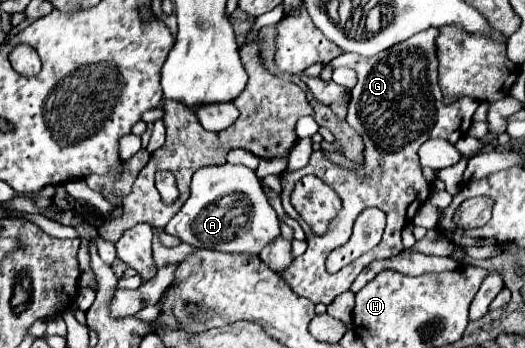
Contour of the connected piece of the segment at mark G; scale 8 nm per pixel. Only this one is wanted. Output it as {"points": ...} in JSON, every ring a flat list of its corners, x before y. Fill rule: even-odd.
{"points":[[427,29,411,39,391,47,389,51,381,51,375,57,359,57,345,53,339,59,331,61,329,67,351,67,357,71,357,83,351,89,351,105,347,111,347,119,353,119,353,127,365,137,365,163,361,169,349,171,333,165,327,161,319,151,315,151,309,159,309,163,293,171,283,187,281,201,289,217,297,219,307,237,307,251,301,257,295,257,291,267,285,269,283,277,287,285,301,297,313,301,313,303,325,303,329,305,337,295,347,291,355,277,367,267,371,261,395,257,403,251,401,245,401,229,413,219,417,209,427,201,431,187,429,181,421,175,417,149,429,141,429,139,445,139,449,143,457,143,461,137,467,135,471,117,479,105,479,101,473,99,459,99,451,105,443,103,441,91,437,85,437,57,435,57,435,37,439,35,437,29],[305,175,315,175,323,183,327,183,343,201,343,209,337,214,329,227,329,231,323,236,317,236,311,228,303,221,295,207,289,201,289,195,295,187,295,183],[365,207,377,207,385,211,387,215,387,227,383,233,381,243,377,245,377,251,365,253,353,263,349,263,339,273,331,275,325,269,325,259,331,249,345,245,351,237,351,227,357,215]]}

